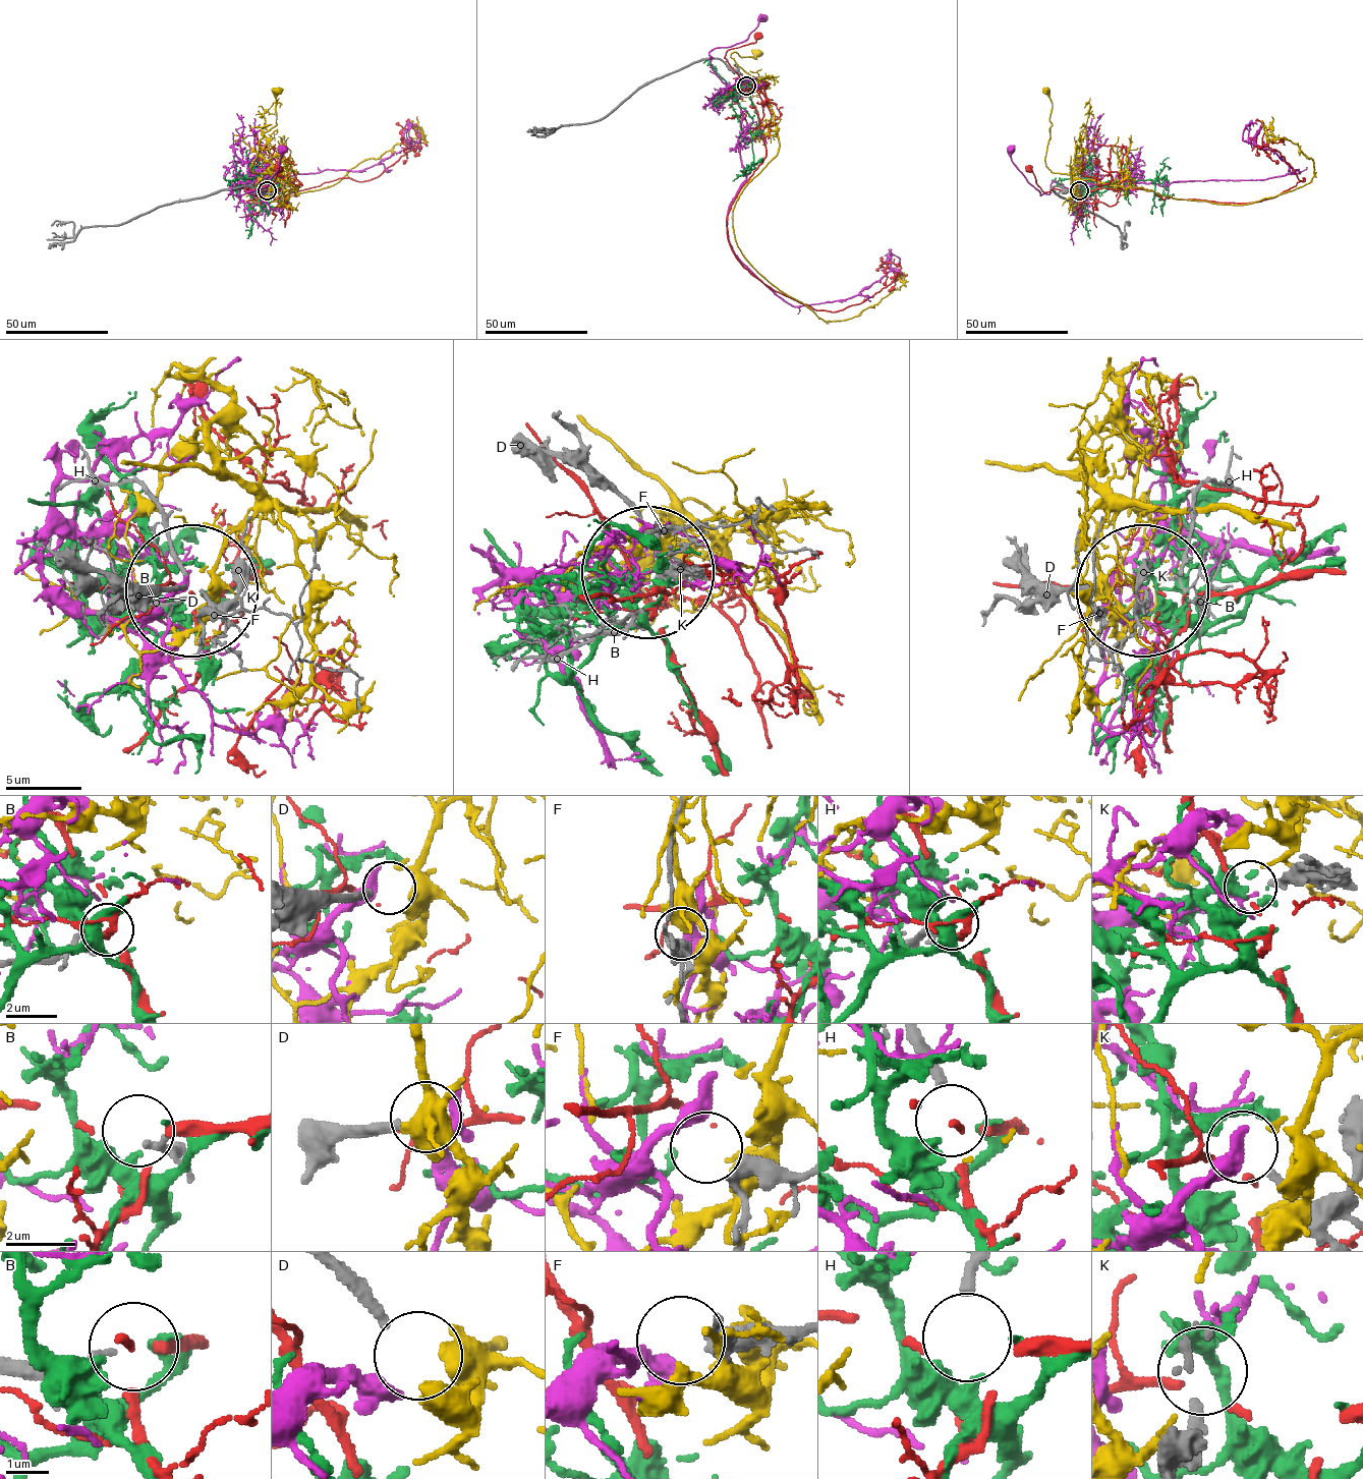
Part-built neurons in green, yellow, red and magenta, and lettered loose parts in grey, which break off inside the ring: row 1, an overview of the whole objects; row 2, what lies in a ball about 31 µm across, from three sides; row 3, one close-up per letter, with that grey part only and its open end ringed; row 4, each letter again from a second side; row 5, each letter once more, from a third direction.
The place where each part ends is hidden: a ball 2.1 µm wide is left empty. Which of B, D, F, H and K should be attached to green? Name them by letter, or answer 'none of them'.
K

